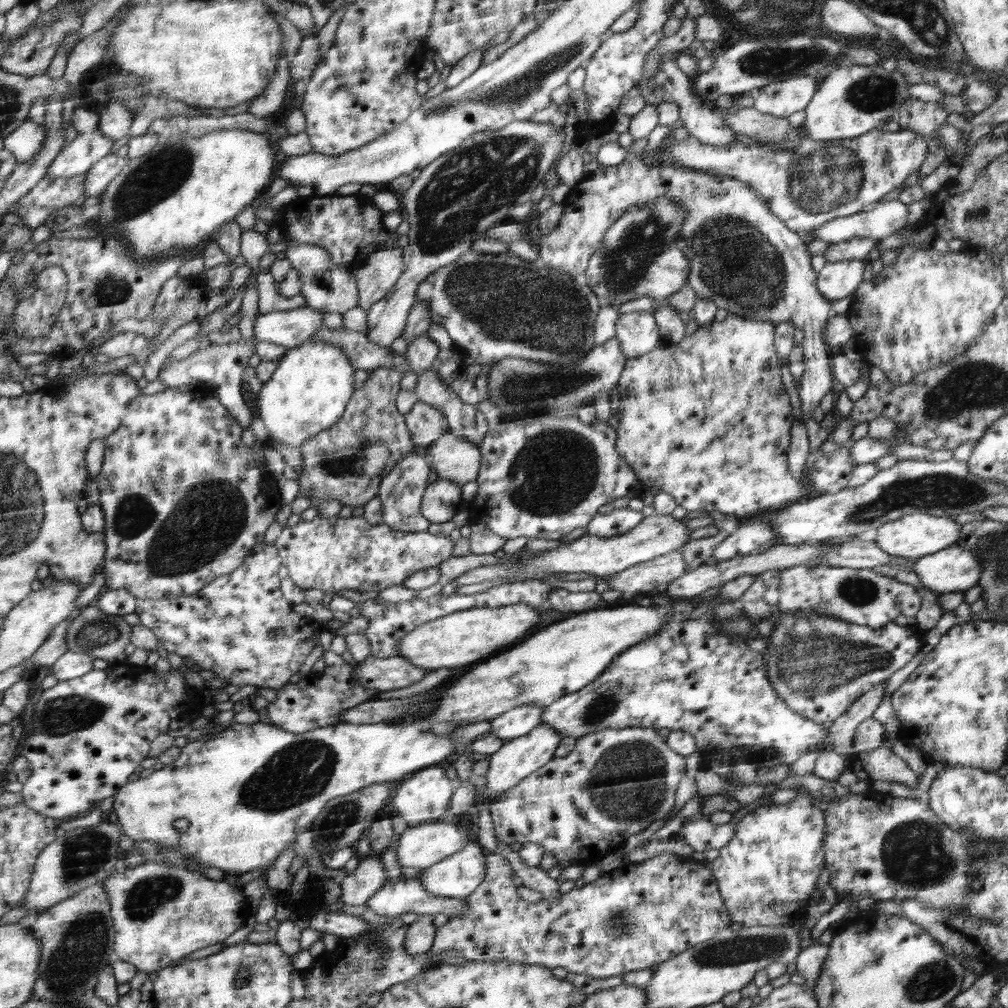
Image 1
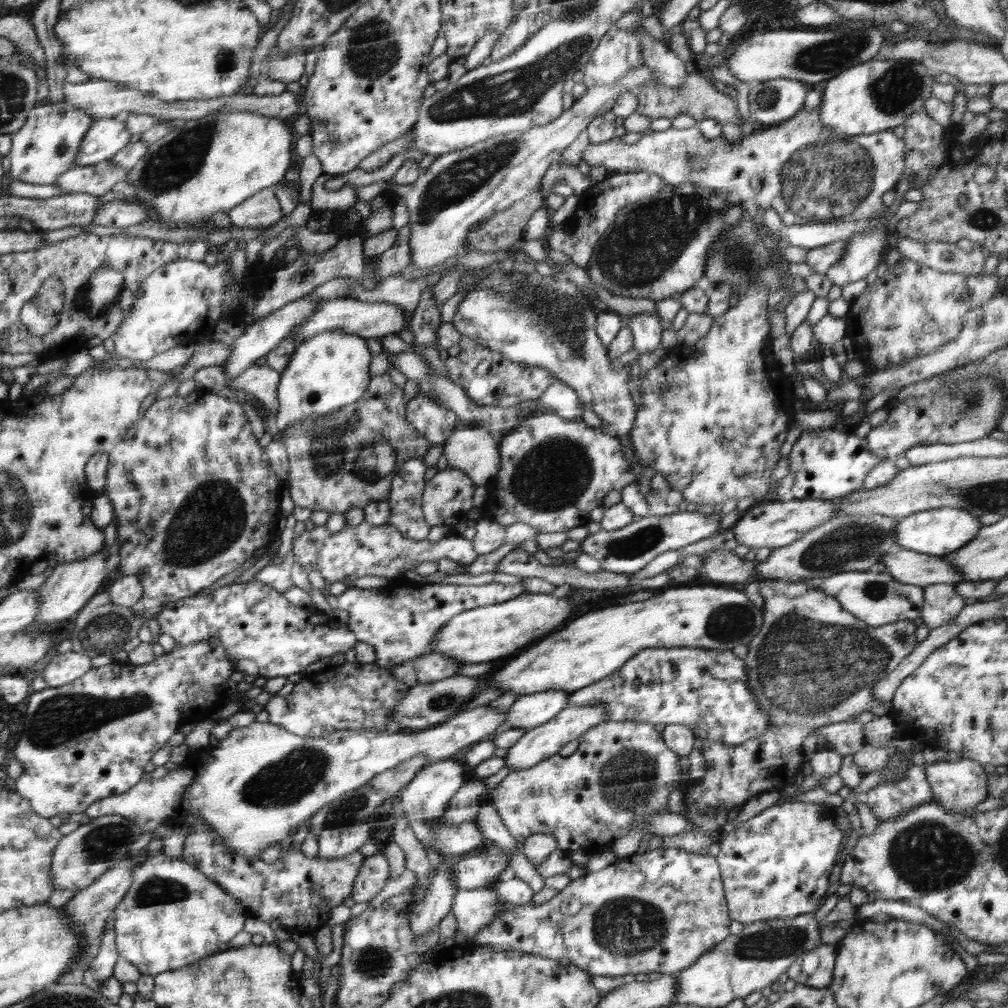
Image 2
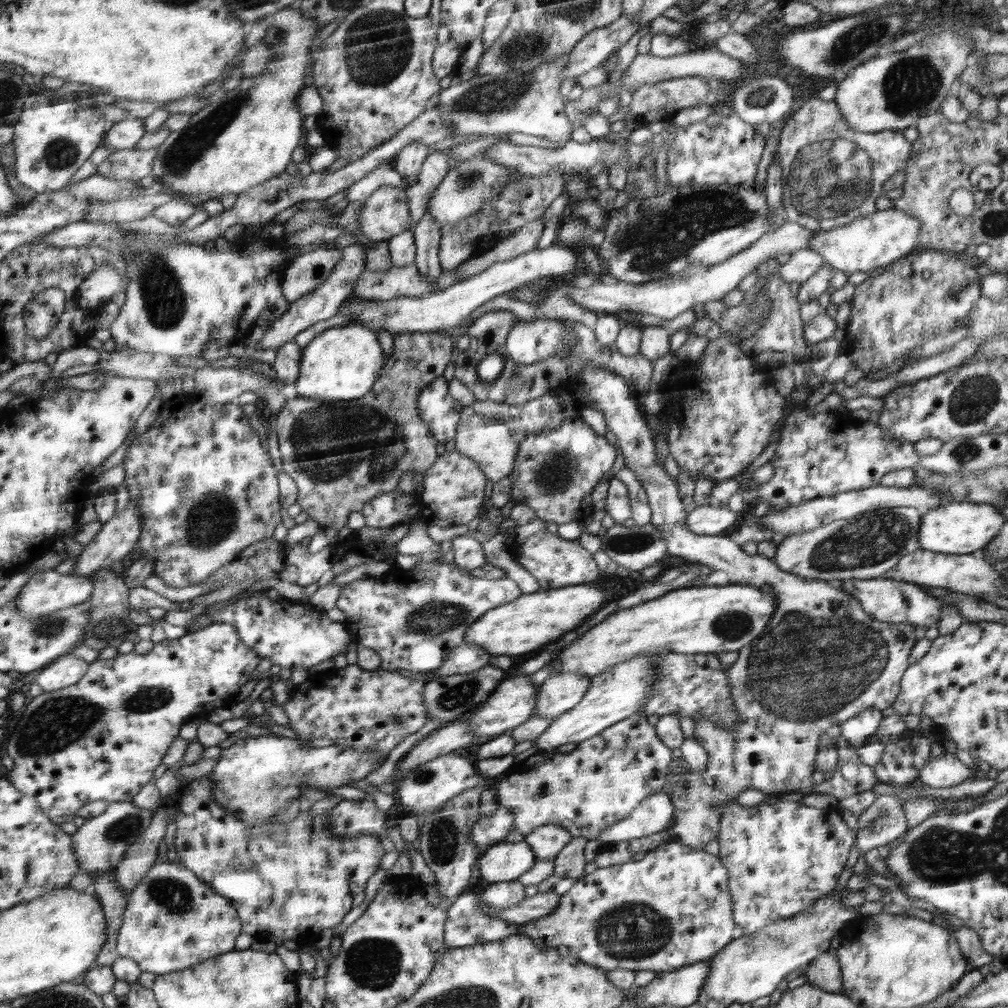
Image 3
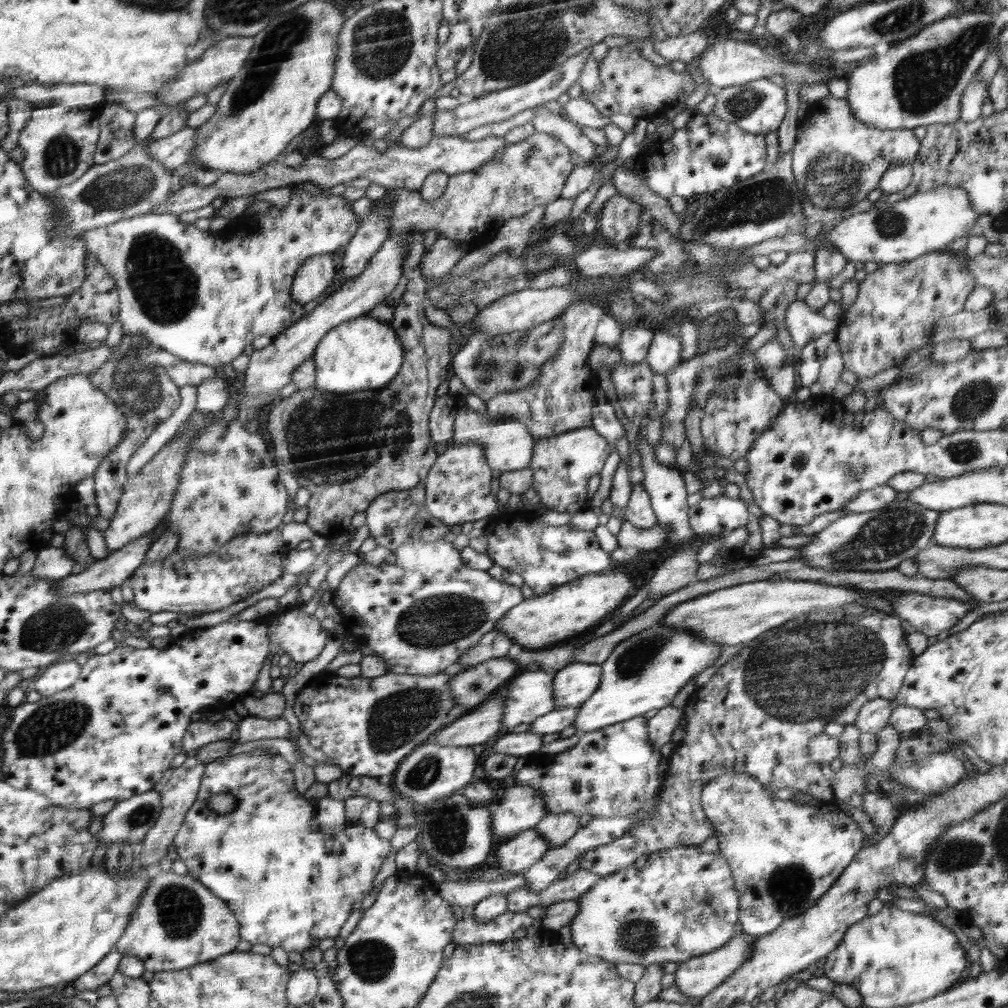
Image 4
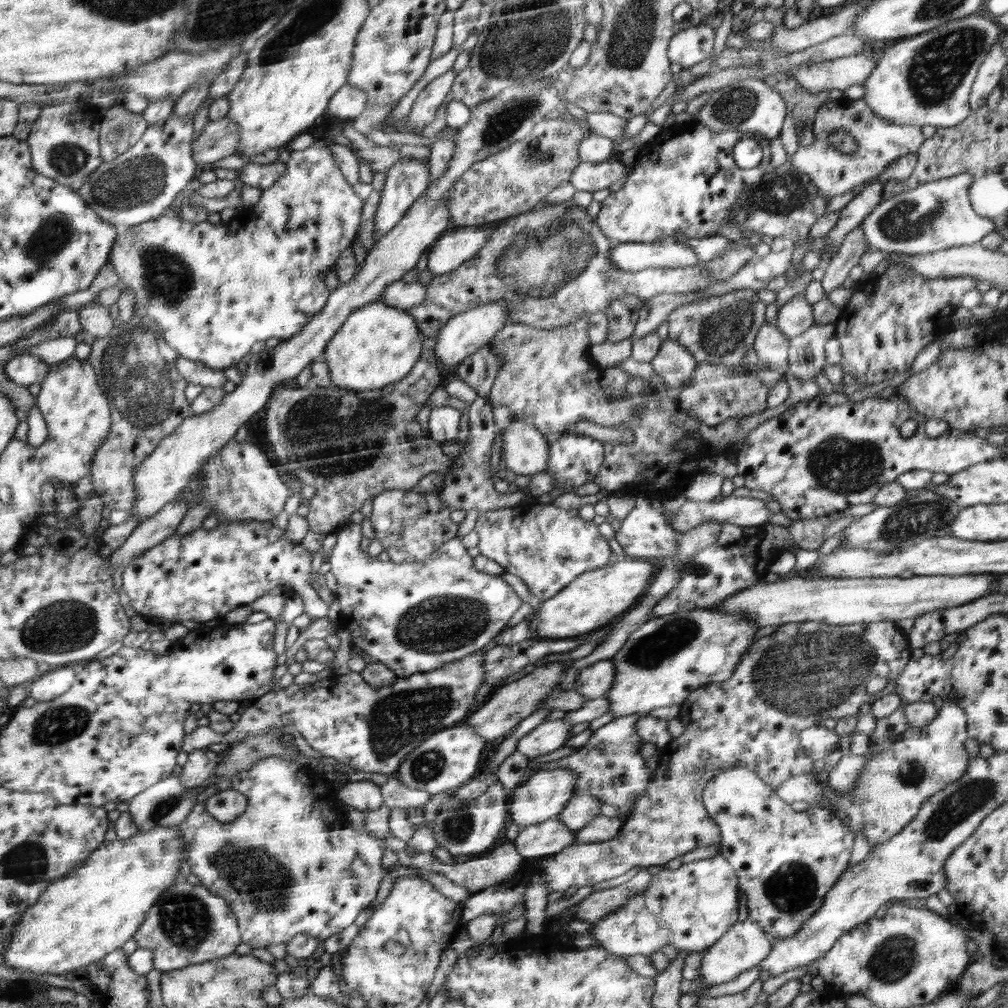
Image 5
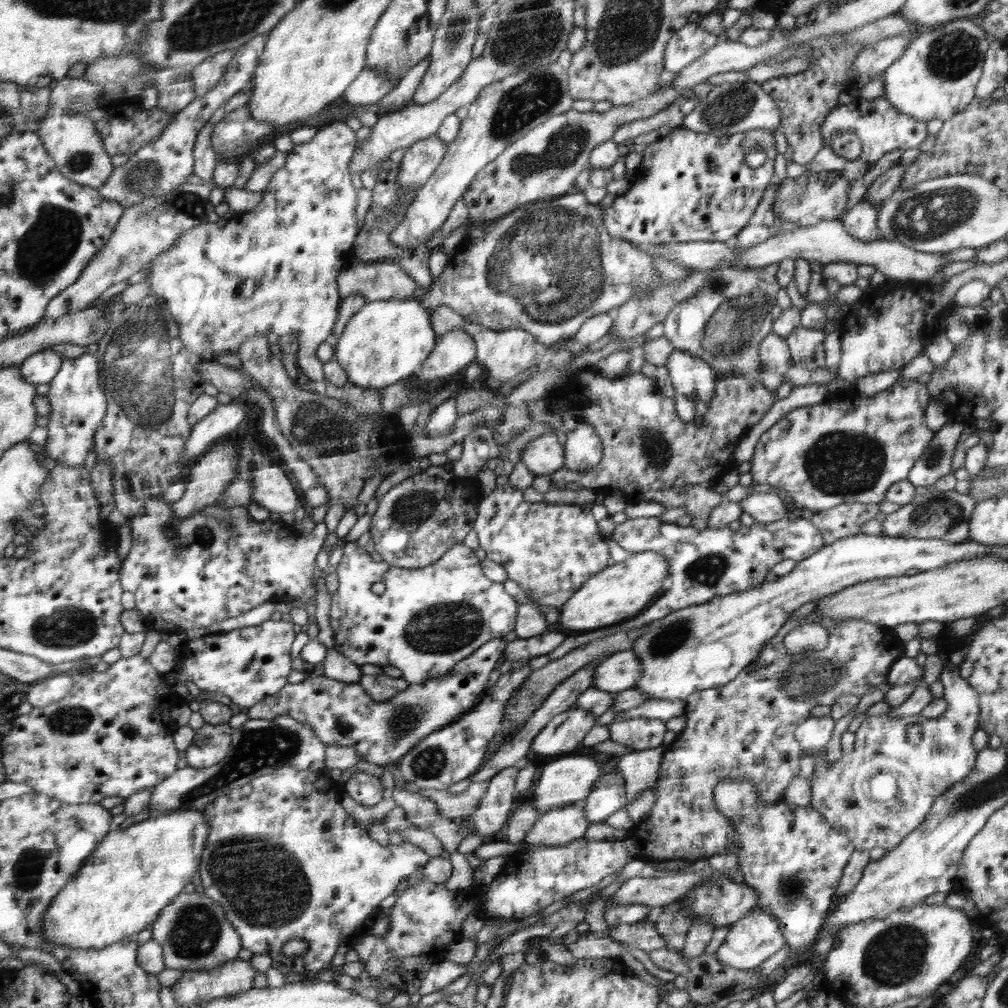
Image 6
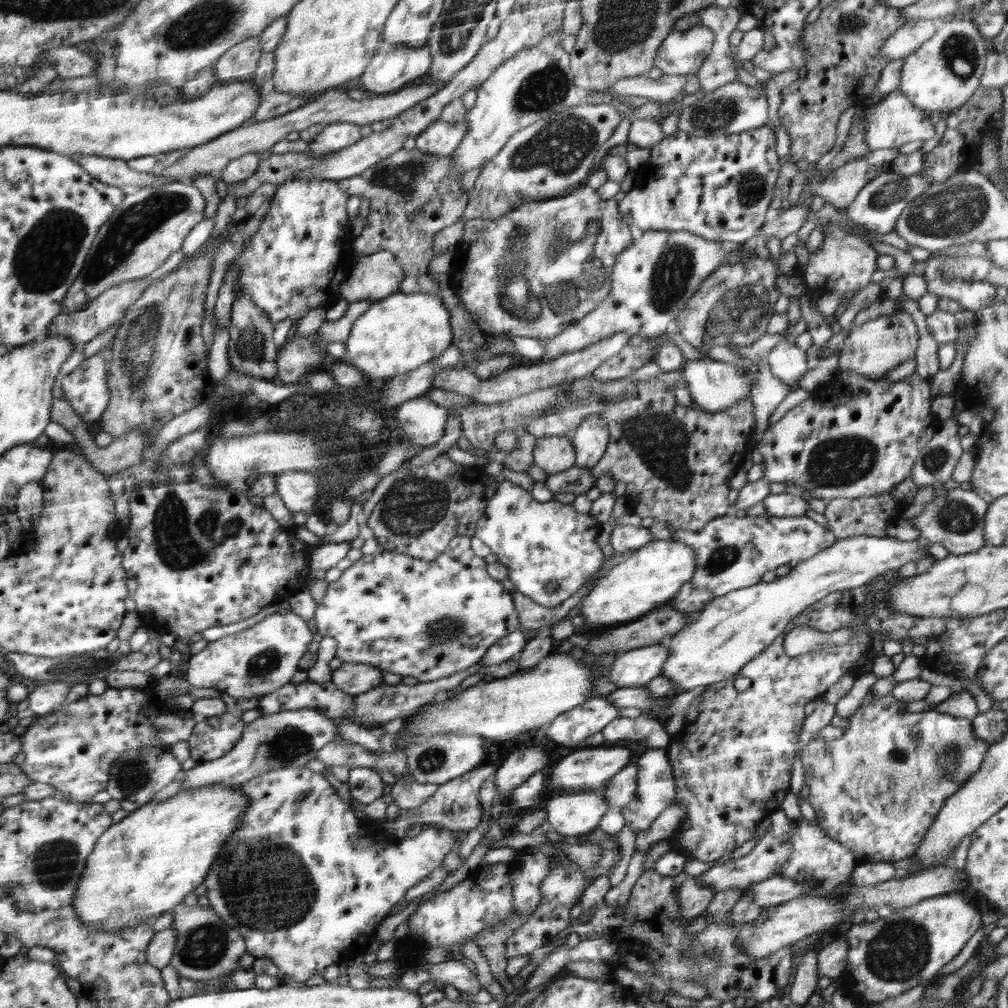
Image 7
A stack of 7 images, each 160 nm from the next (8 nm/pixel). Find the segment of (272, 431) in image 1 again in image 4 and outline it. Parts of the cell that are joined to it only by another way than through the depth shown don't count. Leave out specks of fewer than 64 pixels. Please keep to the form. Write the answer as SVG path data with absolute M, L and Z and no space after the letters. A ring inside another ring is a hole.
M366 313L333 328L318 344L312 359L317 368L314 386L320 390L347 394L386 386L398 374L404 351L388 321L374 319Z

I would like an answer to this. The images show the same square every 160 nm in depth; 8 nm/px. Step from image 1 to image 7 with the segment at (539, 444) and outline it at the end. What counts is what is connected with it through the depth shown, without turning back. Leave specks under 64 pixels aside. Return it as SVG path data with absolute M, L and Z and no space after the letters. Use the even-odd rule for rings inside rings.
M590 415L576 428L570 437L576 450L577 463L582 469L592 469L605 455L609 447L610 430L598 415Z

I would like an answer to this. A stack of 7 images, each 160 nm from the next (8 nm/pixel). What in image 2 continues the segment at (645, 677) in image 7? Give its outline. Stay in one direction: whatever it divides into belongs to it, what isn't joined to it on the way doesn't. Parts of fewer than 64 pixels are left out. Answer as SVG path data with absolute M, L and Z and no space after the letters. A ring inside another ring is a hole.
M545 690L519 697L509 708L505 722L514 728L531 728L548 722L560 709L568 707L571 692Z

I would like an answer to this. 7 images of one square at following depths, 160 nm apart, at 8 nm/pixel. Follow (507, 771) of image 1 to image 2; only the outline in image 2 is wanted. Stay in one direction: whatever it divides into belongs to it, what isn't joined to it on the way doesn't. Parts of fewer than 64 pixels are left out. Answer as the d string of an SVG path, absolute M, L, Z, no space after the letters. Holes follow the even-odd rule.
M580 705L580 707L567 707L560 709L548 722L527 730L509 749L503 758L506 768L514 772L535 767L547 758L561 750L565 744L572 743L590 730L607 720L607 714L600 705Z

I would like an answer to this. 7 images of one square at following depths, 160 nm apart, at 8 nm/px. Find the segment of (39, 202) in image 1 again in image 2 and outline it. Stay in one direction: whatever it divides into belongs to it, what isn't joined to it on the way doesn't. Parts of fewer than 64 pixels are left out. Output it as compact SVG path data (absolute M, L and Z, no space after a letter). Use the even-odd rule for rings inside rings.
M111 159L95 165L72 167L60 175L55 184L63 190L63 194L84 192L94 196L105 194L119 180L127 180L131 168L123 168L113 164Z

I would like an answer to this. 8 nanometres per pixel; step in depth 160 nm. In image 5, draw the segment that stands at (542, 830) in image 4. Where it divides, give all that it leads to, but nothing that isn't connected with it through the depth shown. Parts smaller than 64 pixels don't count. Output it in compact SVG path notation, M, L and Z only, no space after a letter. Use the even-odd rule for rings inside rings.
M572 796L566 806L557 814L558 820L572 831L584 828L593 818L600 816L603 802L595 796Z

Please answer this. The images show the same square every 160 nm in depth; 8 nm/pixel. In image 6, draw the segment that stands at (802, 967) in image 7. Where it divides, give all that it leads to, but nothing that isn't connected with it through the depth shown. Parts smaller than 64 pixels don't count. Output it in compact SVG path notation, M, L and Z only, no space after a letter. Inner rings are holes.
M722 779L713 792L717 808L729 816L736 832L738 848L733 852L738 856L739 870L743 872L745 884L754 889L758 895L756 908L772 917L776 917L782 929L784 943L796 951L801 961L810 961L811 947L815 944L821 931L822 921L826 915L832 897L838 888L842 870L850 855L855 850L848 836L835 831L821 812L812 807L790 809L783 800L767 805L758 795L755 783L746 779Z

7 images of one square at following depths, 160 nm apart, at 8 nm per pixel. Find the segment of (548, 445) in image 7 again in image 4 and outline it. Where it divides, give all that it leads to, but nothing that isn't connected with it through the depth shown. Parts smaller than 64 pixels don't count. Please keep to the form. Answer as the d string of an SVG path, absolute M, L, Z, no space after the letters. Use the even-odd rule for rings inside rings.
M459 398L459 409L454 420L453 440L455 445L476 443L484 447L486 463L492 471L512 472L524 470L533 462L534 448L537 447L537 440L523 421L506 419L490 421L487 416L473 411L464 398Z

